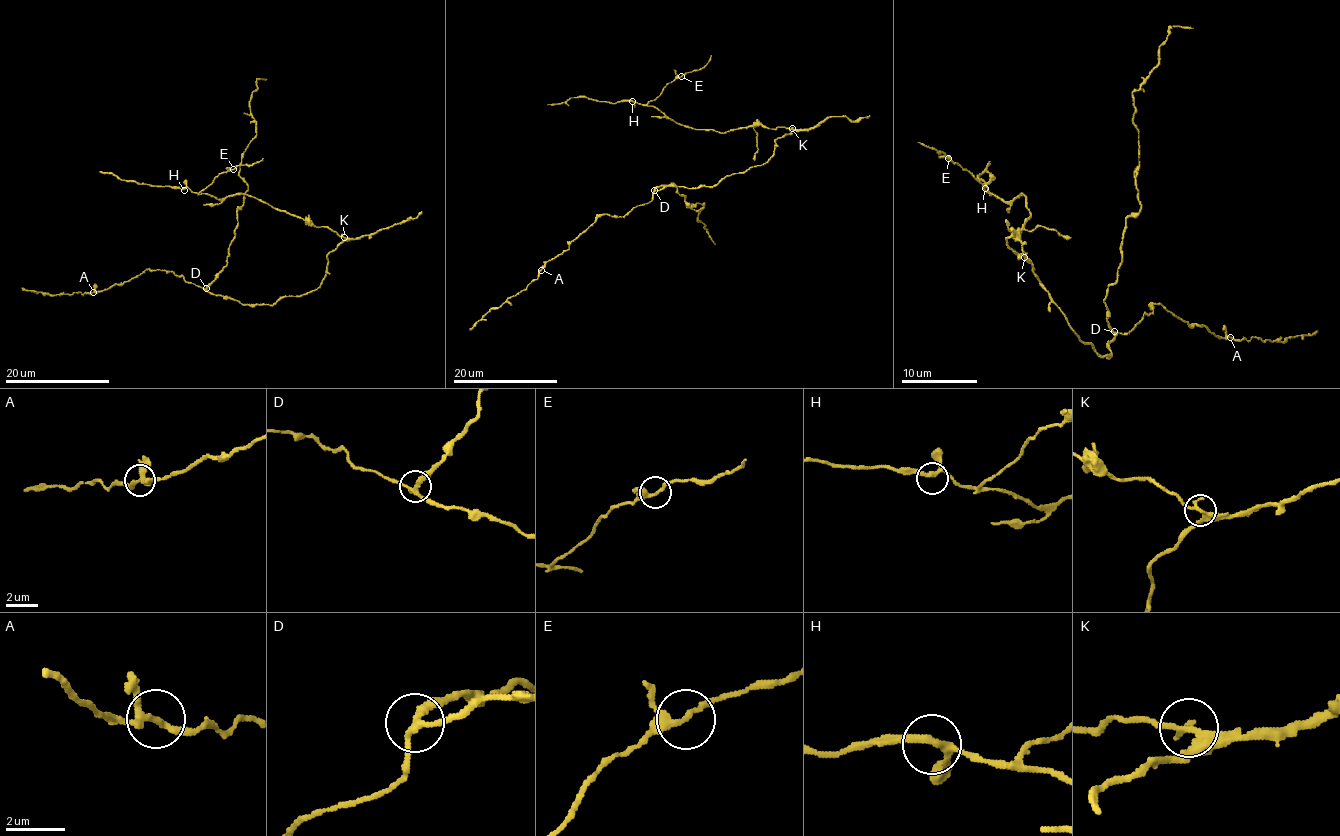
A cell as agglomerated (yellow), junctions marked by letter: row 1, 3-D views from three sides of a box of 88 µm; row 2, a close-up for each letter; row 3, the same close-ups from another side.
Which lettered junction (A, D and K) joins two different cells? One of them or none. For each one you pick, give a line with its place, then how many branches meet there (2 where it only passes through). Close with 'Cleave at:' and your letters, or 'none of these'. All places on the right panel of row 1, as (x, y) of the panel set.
K: (1024, 257) | 3
Cleave at: K

